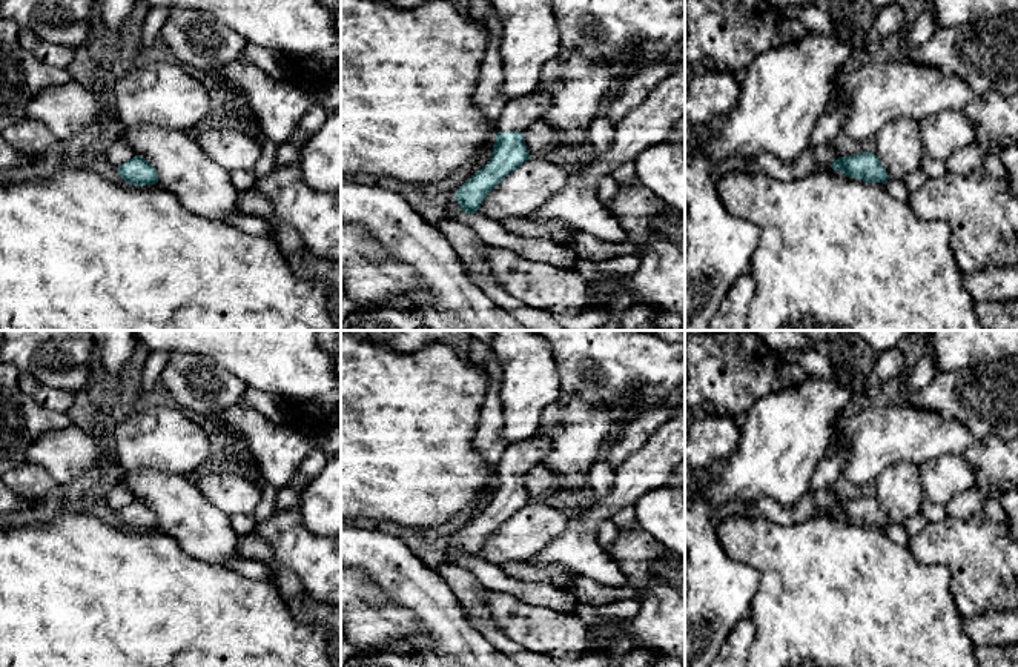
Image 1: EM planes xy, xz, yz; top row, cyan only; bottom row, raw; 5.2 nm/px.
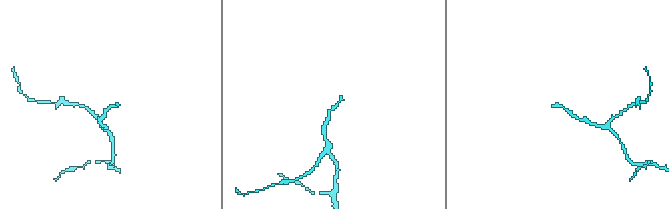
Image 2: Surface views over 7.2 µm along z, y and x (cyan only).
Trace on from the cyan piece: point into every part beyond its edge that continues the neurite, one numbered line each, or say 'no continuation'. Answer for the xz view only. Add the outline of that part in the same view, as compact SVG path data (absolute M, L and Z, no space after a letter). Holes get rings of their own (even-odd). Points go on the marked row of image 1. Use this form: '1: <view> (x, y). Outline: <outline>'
1: xz (518, 114). Outline: M537 89L531 95L508 100L497 121L497 132L522 132L542 120L551 103L551 95L545 89Z

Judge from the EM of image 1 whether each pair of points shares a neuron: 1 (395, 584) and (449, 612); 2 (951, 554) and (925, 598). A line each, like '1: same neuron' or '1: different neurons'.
1: same neuron
2: different neurons

